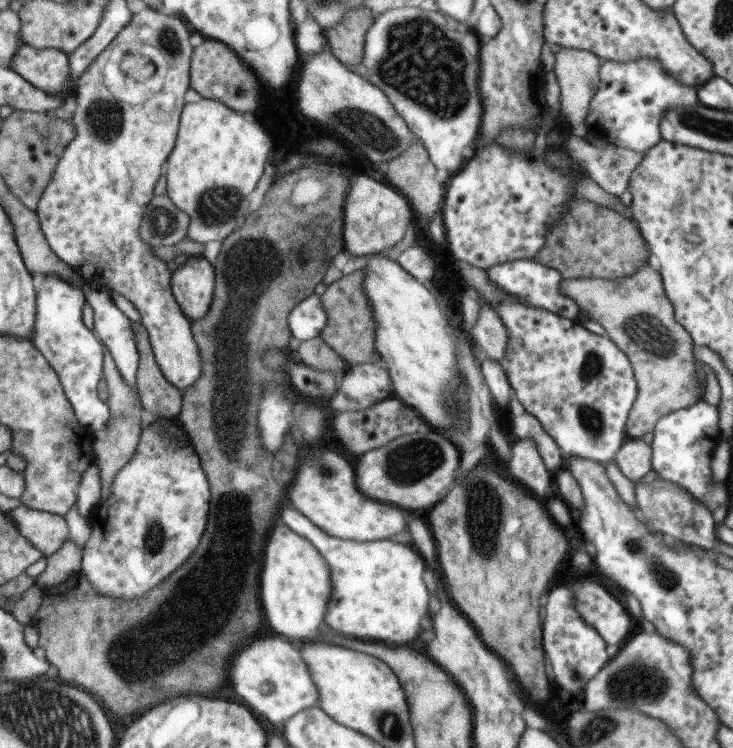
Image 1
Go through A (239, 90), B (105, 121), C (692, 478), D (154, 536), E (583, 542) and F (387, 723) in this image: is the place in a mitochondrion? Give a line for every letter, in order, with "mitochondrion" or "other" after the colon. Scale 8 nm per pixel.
A: mitochondrion
B: mitochondrion
C: other
D: mitochondrion
E: other
F: mitochondrion

